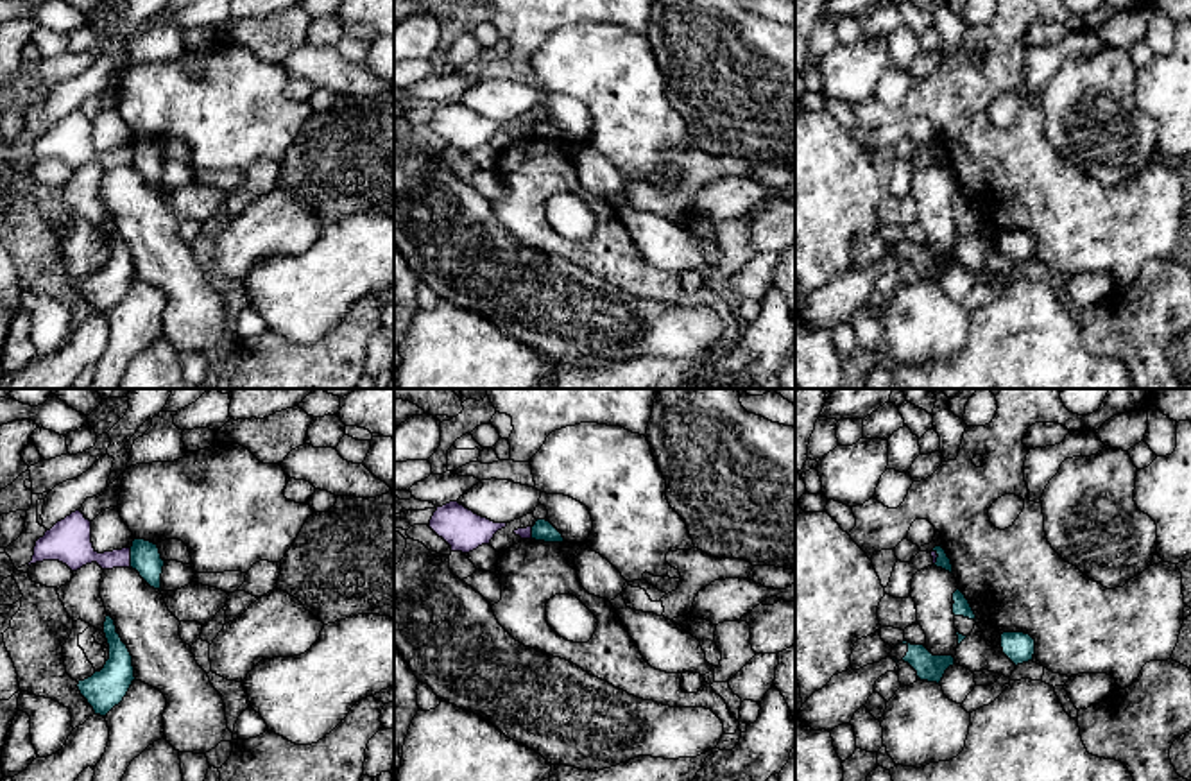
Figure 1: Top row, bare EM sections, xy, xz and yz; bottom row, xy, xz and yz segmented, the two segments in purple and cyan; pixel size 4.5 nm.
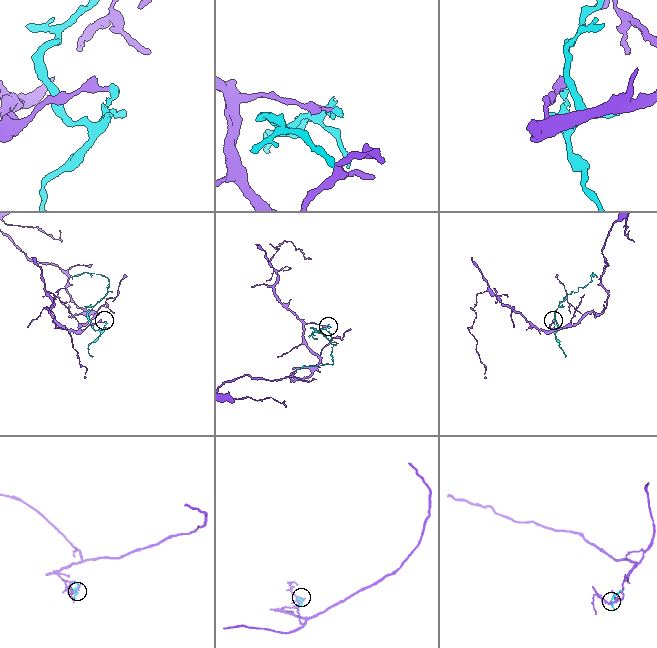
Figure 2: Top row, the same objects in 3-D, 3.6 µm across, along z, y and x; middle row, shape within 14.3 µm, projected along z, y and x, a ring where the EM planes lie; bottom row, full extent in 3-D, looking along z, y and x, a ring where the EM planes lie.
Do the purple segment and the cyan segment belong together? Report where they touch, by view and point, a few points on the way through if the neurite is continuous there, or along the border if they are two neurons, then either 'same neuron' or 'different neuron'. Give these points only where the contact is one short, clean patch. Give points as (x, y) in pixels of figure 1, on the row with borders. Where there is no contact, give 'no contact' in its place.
xy (129, 557) | different neuron

